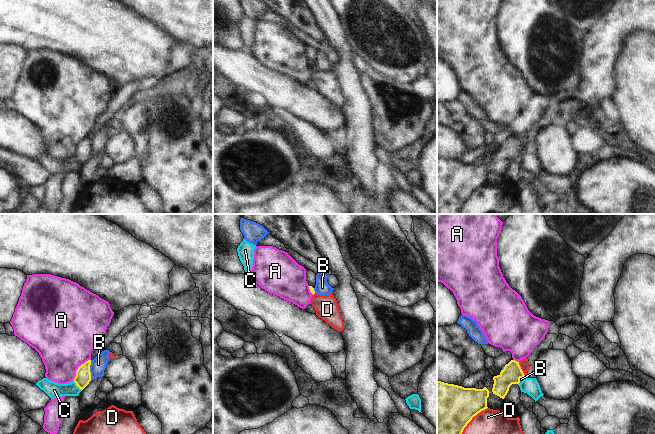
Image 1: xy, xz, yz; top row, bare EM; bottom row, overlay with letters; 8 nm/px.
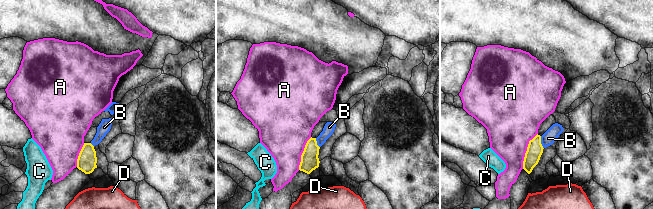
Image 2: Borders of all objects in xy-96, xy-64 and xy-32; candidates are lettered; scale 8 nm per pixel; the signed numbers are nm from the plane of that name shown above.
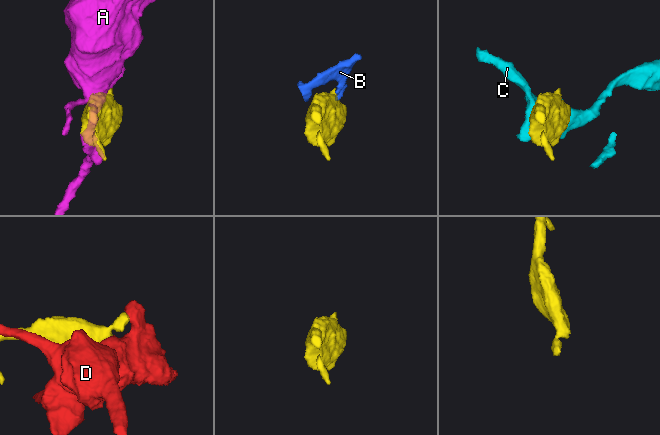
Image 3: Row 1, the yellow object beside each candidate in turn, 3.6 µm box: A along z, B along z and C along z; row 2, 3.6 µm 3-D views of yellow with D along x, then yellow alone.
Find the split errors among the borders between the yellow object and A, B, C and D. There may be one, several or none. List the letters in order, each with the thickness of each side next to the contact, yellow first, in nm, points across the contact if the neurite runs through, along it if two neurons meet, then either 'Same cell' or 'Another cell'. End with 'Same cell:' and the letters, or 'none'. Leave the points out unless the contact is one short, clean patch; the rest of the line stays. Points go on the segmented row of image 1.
A: Thickness 130 nm (yellow) against 460 nm. Boundary: xy (90, 359), (78, 367), (73, 379). Another cell
B: Thickness 130 nm (yellow) against 120 nm. Boundary: xy (91, 360), (90, 379). Another cell
C: Thickness 130 nm (yellow) against 130 nm. Another cell
D: Thickness 400 nm (yellow) against 200 nm. Another cell
Same cell: none.

